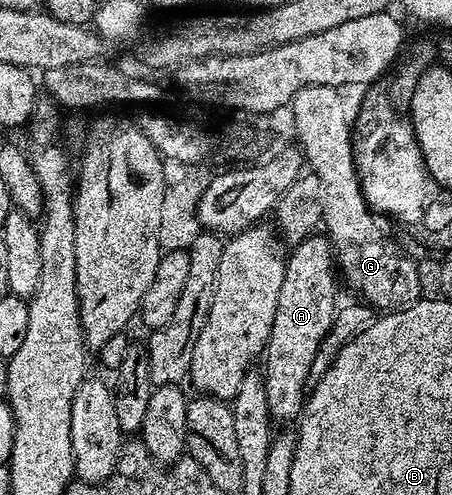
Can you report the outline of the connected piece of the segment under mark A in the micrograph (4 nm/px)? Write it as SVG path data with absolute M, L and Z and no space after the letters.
M314 235L311 237L305 237L298 243L298 245L292 246L291 252L293 253L284 262L285 274L283 275L283 287L279 287L279 307L275 307L275 323L271 323L271 335L269 336L269 342L265 345L265 352L263 354L263 362L265 361L265 369L263 368L263 376L265 379L265 390L267 391L267 407L269 408L270 414L278 422L289 421L292 419L300 418L303 412L303 406L307 401L307 388L305 389L305 384L310 381L314 376L313 364L316 366L318 364L321 355L321 344L325 341L325 336L333 329L333 320L337 318L337 310L339 308L339 300L337 301L337 281L339 285L339 277L335 272L335 250L328 238L325 235Z

